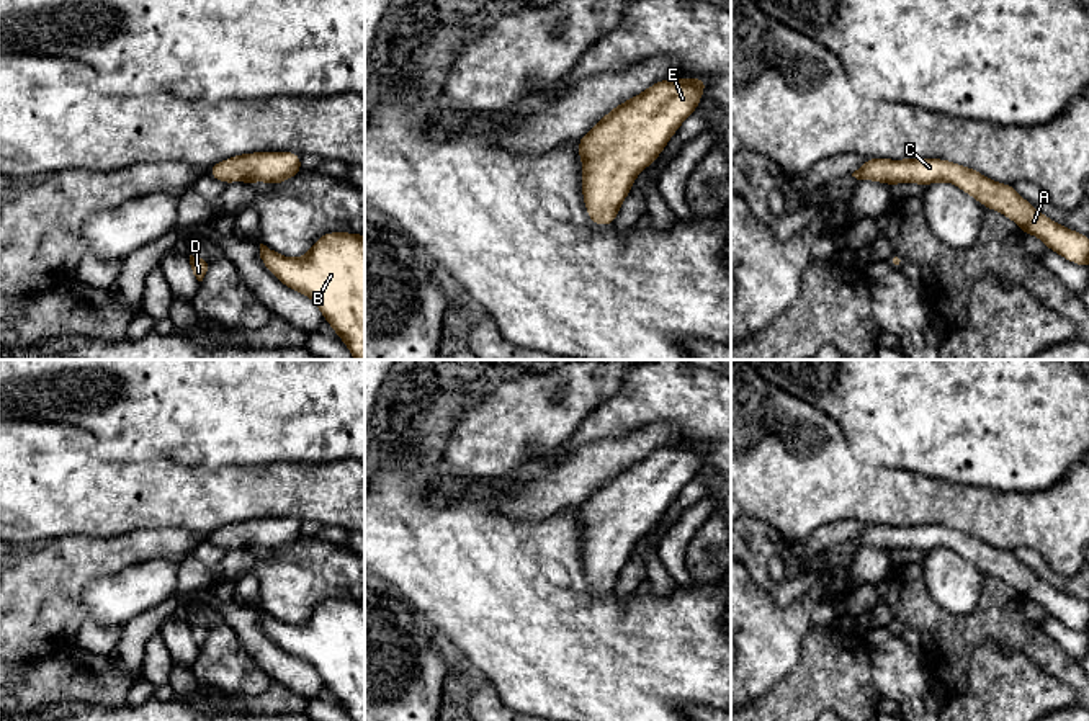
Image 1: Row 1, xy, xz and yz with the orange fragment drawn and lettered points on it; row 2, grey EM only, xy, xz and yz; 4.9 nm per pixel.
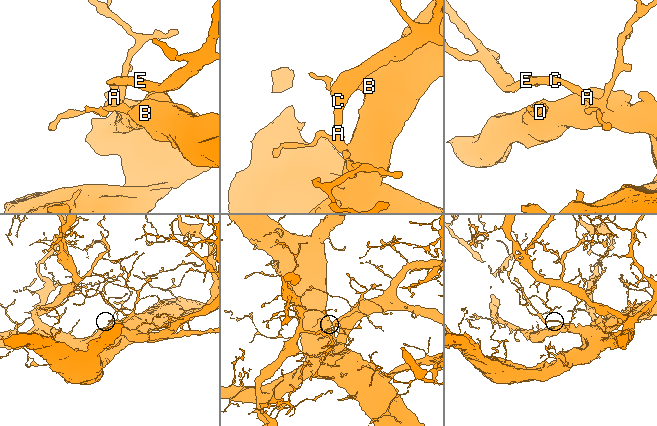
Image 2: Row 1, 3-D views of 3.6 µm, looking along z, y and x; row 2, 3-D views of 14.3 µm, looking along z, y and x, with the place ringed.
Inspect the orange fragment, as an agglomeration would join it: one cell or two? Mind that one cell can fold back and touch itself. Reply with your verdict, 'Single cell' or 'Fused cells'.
Single cell

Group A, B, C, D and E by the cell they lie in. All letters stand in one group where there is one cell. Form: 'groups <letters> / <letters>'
groups A B C D E

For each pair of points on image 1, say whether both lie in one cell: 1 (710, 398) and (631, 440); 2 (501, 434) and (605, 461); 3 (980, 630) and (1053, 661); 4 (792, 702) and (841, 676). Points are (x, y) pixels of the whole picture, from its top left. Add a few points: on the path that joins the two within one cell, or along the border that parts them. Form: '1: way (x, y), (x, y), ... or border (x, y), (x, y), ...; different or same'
1: border (676, 427), (651, 424), (625, 434); different
2: border (563, 440), (555, 447), (533, 448), (519, 466); different
3: way (998, 630), (1012, 630), (1035, 644); same
4: way (803, 695), (829, 677); same

